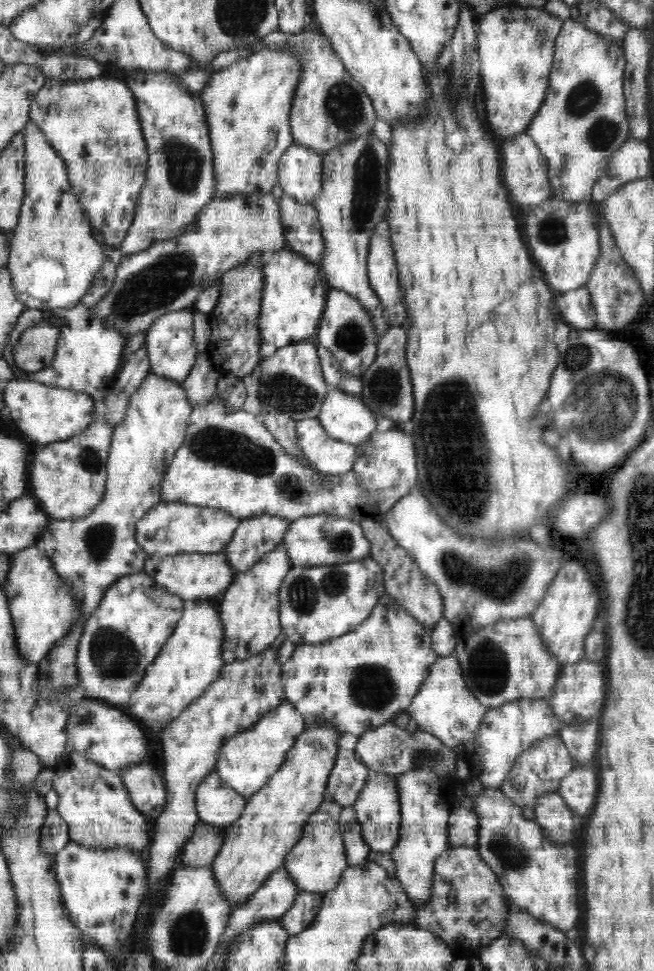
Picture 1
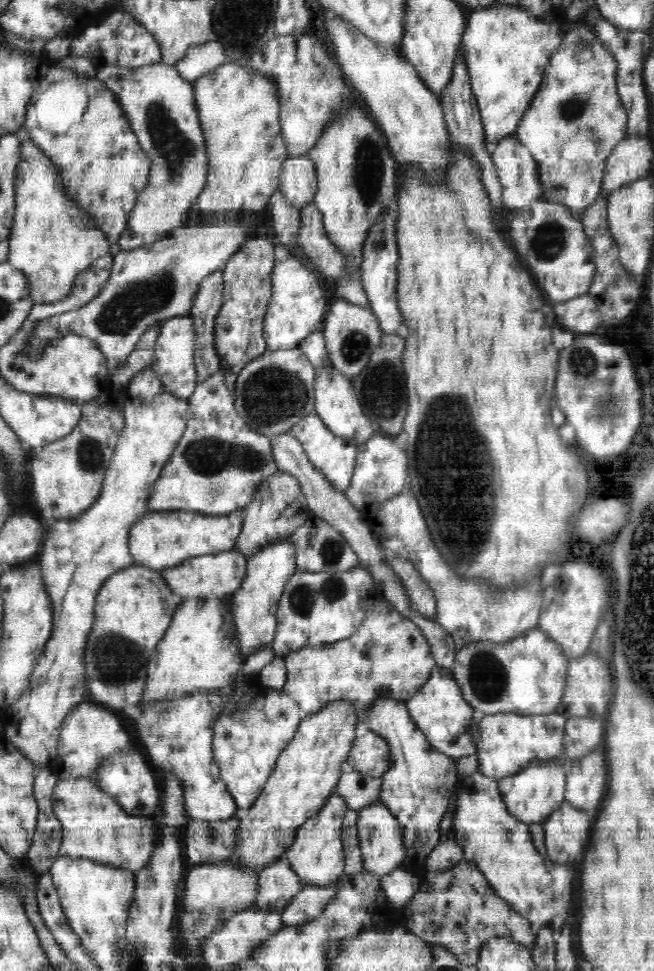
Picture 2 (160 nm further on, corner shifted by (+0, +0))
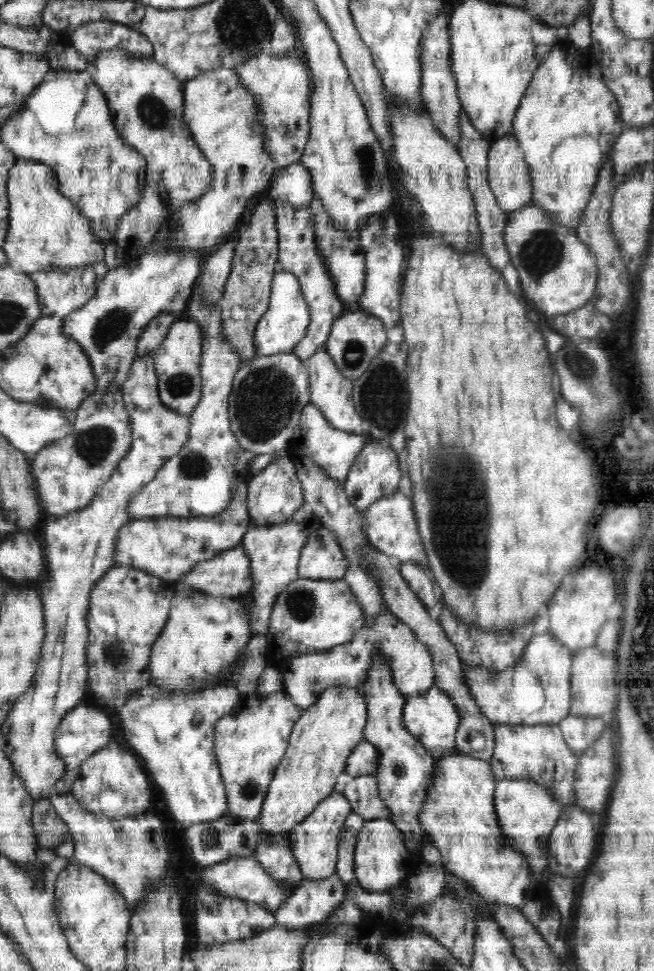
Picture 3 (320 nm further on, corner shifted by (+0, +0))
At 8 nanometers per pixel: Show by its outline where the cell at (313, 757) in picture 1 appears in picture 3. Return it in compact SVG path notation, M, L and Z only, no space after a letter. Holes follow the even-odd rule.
M328 687L318 700L305 709L289 737L284 759L278 764L262 804L258 820L259 836L281 837L291 832L330 794L335 791L337 778L345 772L354 748L365 740L367 704L360 688Z

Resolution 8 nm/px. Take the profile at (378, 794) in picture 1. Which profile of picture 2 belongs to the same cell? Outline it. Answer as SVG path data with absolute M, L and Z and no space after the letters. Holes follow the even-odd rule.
M381 799L374 804L358 810L359 819L357 831L359 834L359 846L362 850L363 870L377 874L380 877L396 870L407 859L403 846L403 830L394 815L383 805Z

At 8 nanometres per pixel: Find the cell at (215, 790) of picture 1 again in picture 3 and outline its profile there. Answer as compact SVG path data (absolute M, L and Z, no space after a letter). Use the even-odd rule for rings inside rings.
M150 684L119 704L118 720L124 742L132 746L132 752L142 760L150 780L164 792L172 818L182 827L214 821L228 813L226 786L214 751L215 727L220 719L238 706L241 699L234 684L194 692L168 692L168 689L162 690ZM162 698L170 699L168 720L174 730L158 730L160 724L142 722L142 710L146 710L146 706L154 706L154 702L162 702Z

